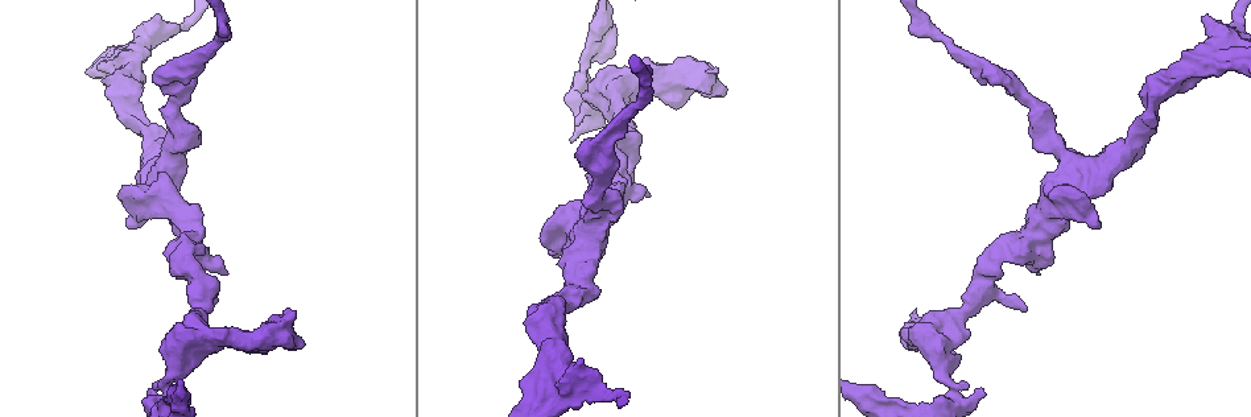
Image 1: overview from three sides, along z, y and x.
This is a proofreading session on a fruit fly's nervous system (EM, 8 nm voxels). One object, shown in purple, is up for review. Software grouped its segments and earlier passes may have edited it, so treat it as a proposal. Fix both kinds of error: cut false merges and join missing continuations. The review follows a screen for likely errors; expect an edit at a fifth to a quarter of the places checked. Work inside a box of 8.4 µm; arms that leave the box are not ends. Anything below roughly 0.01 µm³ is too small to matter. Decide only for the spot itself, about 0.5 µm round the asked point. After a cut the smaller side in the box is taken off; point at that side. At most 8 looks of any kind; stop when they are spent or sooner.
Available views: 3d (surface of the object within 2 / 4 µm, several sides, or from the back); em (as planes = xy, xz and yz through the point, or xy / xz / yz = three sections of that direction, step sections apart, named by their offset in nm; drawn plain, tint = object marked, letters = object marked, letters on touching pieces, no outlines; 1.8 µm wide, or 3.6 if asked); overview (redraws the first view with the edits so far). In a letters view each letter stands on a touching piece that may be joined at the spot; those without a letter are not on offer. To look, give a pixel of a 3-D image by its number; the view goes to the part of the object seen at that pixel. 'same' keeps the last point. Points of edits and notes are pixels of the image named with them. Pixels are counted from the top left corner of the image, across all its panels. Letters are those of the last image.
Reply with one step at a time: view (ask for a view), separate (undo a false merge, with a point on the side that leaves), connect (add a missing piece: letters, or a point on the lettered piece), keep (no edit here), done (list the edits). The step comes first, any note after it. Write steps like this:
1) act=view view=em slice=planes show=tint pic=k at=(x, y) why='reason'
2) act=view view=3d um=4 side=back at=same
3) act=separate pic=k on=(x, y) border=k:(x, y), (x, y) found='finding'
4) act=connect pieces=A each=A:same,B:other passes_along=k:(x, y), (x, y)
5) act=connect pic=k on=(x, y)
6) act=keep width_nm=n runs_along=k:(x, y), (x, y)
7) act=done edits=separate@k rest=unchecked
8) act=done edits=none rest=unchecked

act=view view=3d um=2 pic=1 at=(993, 71) why='abrupt turn'

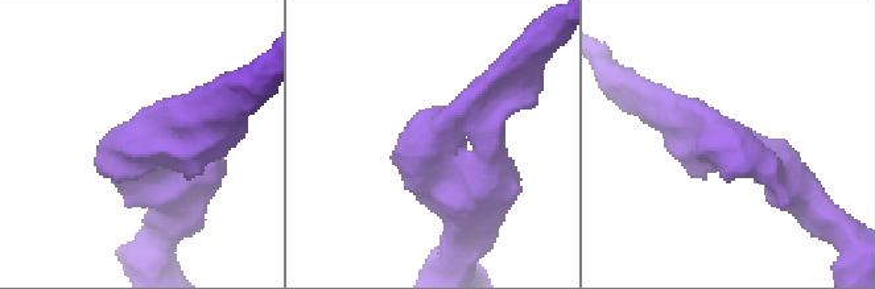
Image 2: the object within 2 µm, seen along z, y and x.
act=view view=em slice=xz step=8 show=letters pic=2 at=(447, 136) arm_widths_nm=220,240

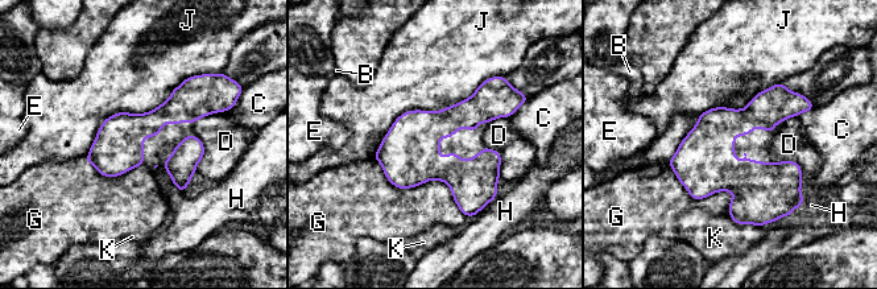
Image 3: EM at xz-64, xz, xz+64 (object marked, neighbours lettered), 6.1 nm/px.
act=keep each=B:other,C:other,D:other,E:other,G:other,H:other,J:other,K:other found='all the same neuron'

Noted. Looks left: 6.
act=view view=em slice=planes show=letters pic=1 at=(1163, 85) why='abrupt turn'

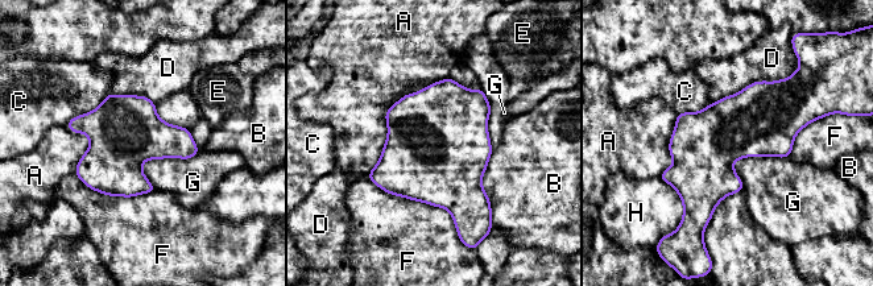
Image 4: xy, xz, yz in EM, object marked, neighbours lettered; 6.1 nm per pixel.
act=keep width_nm=420 each=A:other,B:other,C:other,D:other,E:other,F:other,G:other,H:other border=4:(199, 150), (140, 168) found='one neuron here'

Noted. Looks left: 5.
act=view view=em um=3.6 slice=planes show=letters pic=1 at=(191, 334) why='three-way junction'

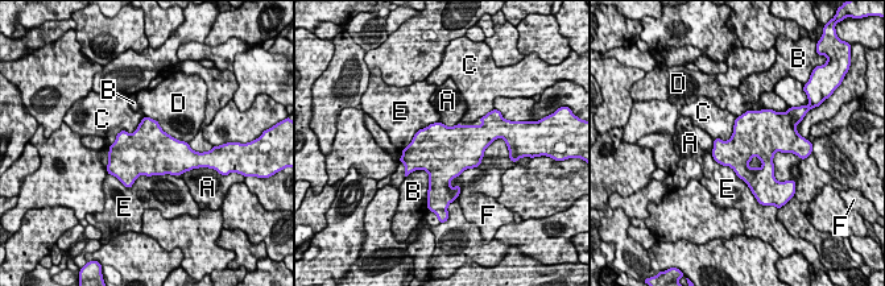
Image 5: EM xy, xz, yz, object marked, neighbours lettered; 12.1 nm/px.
act=keep each=A:other,B:other,C:other,D:other,E:other,F:other border=5:(736, 117), (732, 135), (714, 140) found='all the same neuron'

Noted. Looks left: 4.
act=done edits=none rest=unchecked

